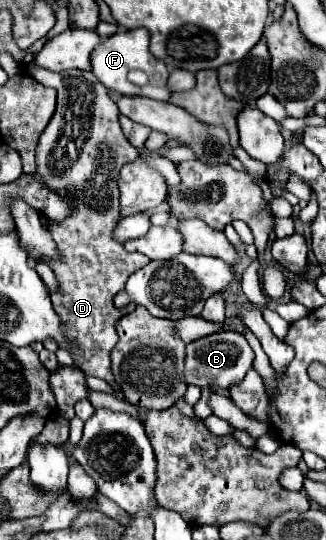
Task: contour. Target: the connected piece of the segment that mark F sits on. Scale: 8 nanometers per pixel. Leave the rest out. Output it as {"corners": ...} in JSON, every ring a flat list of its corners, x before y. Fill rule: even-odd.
{"corners":[[145,28,117,32,115,36,105,38,91,54,93,62,93,74,103,82,113,94,121,96,147,96,153,100,169,100,171,92,167,90,167,76,169,70,163,60,157,60,149,52,149,32],[133,72,145,74,145,80,135,82]]}

